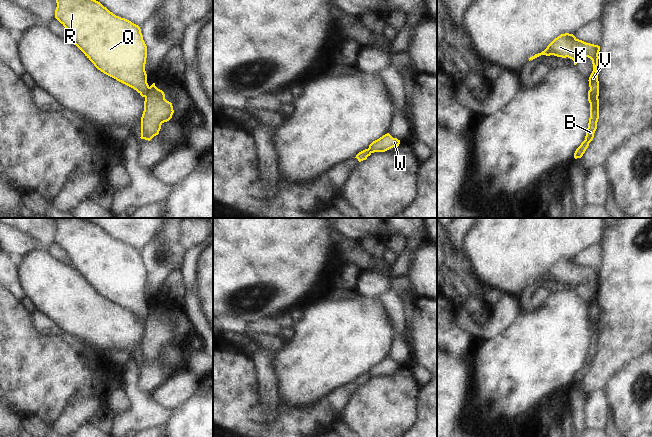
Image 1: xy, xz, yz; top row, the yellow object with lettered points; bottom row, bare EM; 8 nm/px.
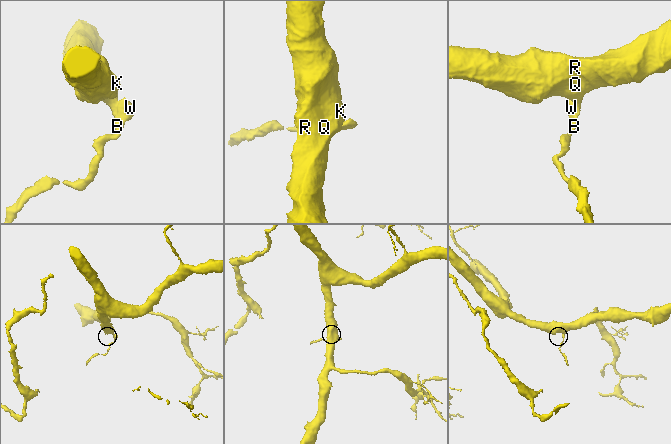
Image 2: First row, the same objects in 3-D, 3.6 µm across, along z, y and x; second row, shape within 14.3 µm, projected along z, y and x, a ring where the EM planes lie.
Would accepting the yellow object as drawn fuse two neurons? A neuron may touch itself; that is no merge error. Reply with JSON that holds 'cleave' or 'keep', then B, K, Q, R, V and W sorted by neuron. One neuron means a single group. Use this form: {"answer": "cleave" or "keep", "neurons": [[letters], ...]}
{"answer": "cleave", "neurons": [["B", "W"], ["K", "Q", "R", "V"]]}

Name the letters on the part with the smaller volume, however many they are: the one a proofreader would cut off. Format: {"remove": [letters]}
{"remove": ["B", "W"]}

